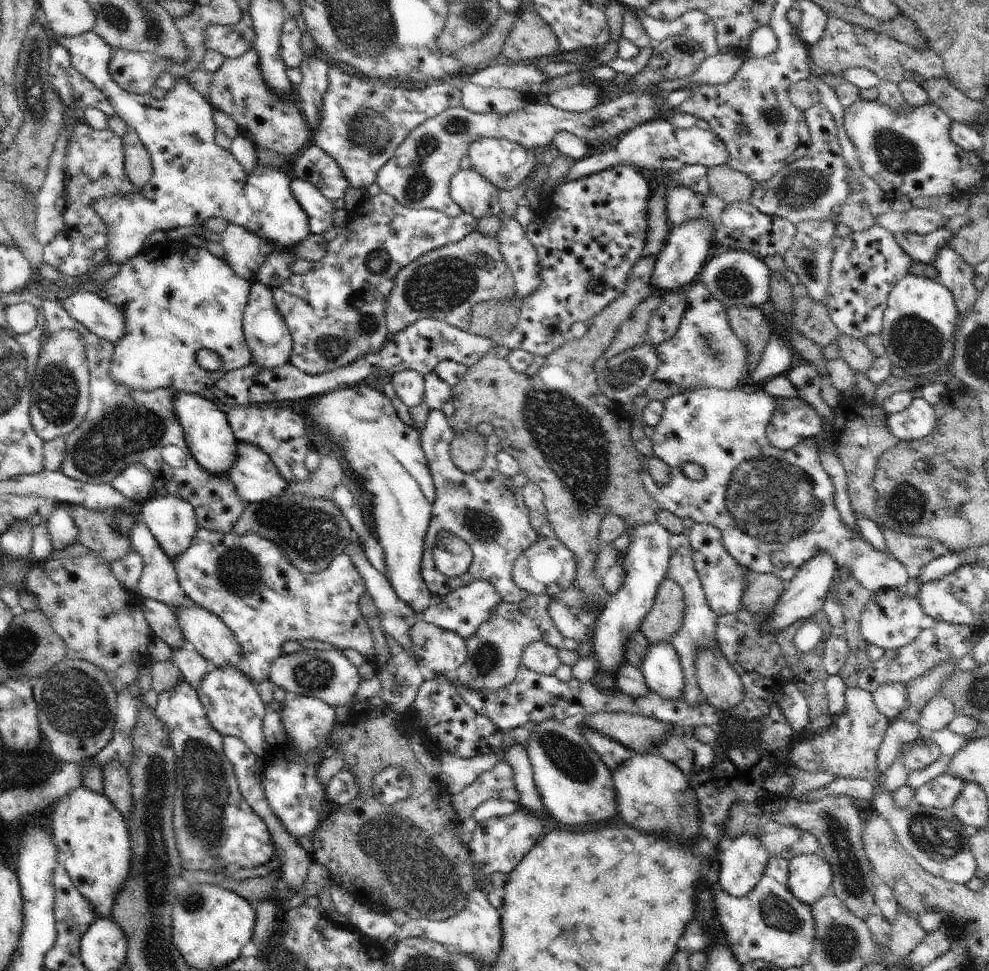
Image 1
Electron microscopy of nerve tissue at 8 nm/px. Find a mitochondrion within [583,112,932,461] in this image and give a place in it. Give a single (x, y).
(800, 190)

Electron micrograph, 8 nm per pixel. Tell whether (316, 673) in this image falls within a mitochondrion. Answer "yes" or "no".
yes

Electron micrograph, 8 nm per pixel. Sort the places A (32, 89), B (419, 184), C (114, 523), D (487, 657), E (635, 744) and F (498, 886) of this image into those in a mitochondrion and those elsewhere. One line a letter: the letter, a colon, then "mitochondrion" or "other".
A: mitochondrion
B: mitochondrion
C: mitochondrion
D: mitochondrion
E: other
F: other

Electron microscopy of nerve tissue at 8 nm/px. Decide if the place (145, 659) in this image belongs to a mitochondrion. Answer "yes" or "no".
no

